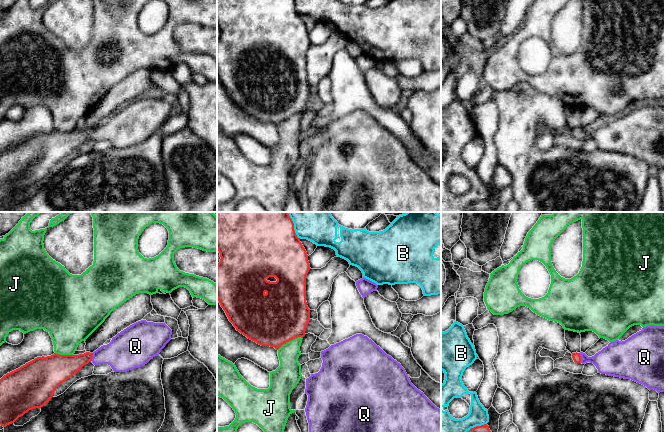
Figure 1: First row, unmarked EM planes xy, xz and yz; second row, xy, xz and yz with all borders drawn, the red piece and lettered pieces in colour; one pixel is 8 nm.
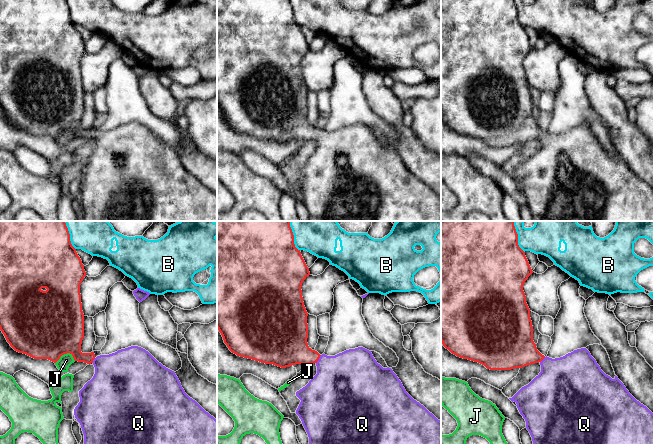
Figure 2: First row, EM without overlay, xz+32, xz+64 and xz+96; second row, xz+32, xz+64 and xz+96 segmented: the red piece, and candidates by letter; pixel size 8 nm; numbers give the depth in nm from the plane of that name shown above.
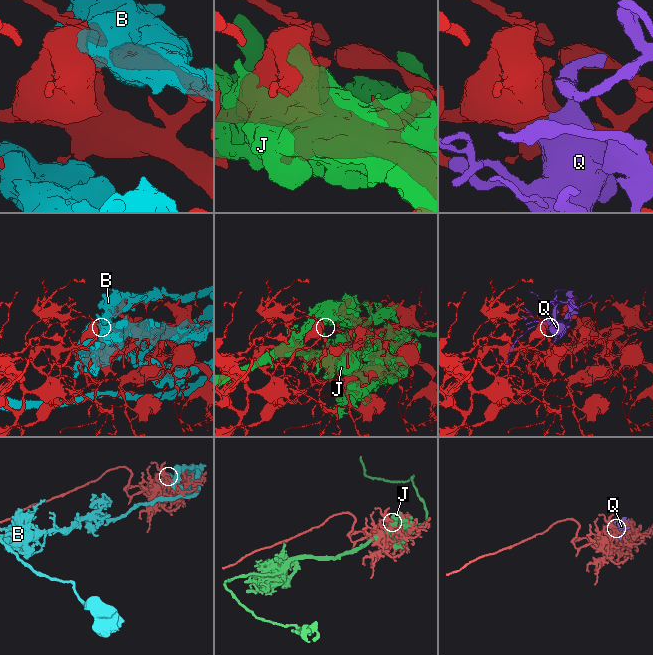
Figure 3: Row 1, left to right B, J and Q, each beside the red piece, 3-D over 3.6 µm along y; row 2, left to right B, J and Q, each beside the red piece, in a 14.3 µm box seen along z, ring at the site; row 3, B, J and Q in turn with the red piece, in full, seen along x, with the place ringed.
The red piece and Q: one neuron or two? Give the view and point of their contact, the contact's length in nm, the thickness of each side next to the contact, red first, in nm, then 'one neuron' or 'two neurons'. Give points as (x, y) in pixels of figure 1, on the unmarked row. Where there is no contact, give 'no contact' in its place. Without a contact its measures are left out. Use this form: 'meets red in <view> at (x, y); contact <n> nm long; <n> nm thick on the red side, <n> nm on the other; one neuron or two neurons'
meets red in yz at (580, 134); contact 80 nm long; 70 nm thick on the red side, 240 nm on the other; one neuron

